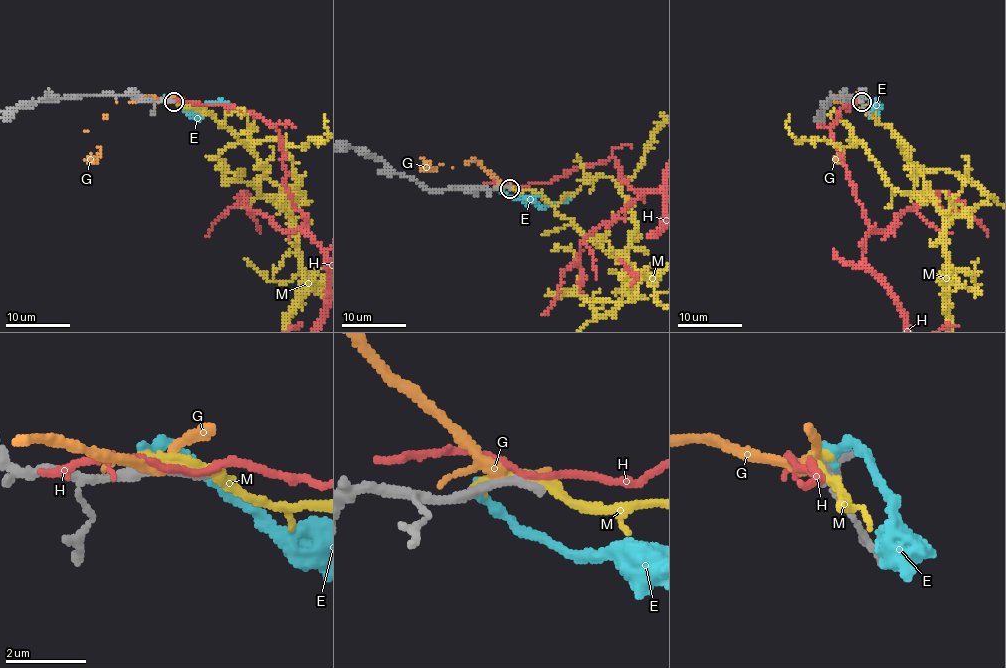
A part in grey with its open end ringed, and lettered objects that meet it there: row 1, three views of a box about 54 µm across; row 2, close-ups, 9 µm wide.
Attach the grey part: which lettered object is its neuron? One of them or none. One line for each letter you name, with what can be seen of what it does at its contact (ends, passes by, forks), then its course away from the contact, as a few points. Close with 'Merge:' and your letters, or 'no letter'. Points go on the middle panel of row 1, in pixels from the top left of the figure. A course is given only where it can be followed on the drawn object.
Merge: no letter

